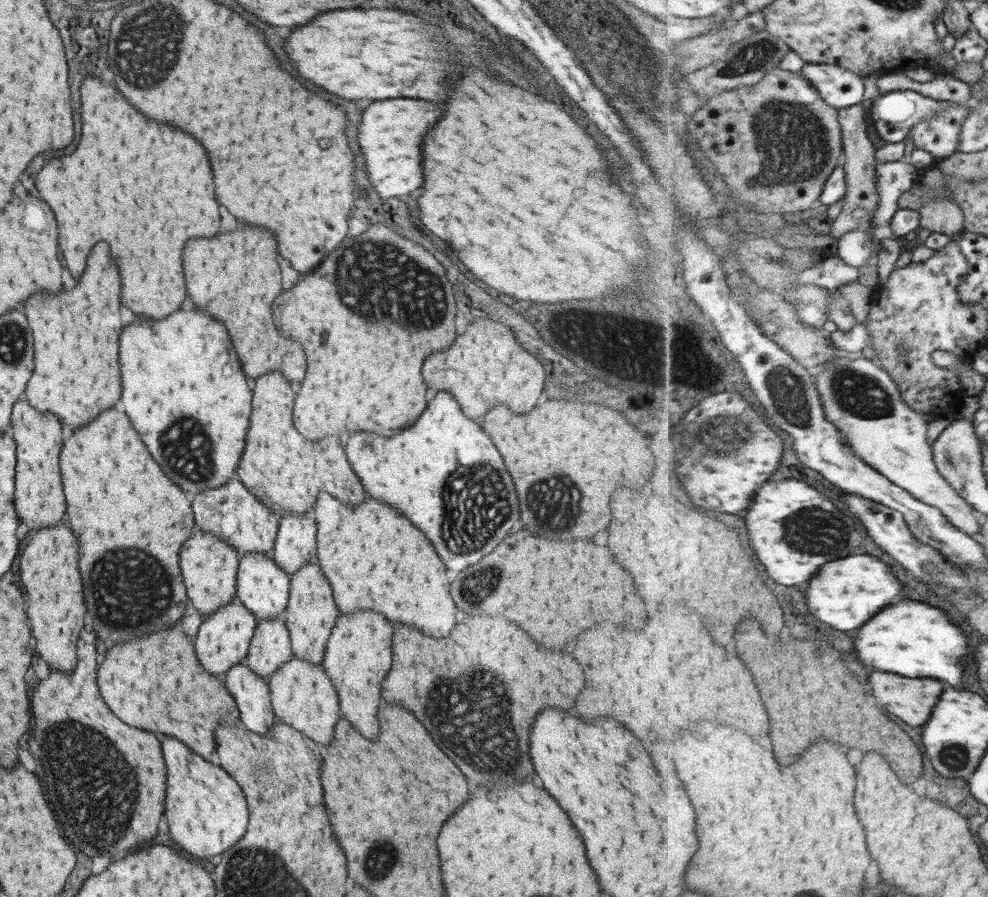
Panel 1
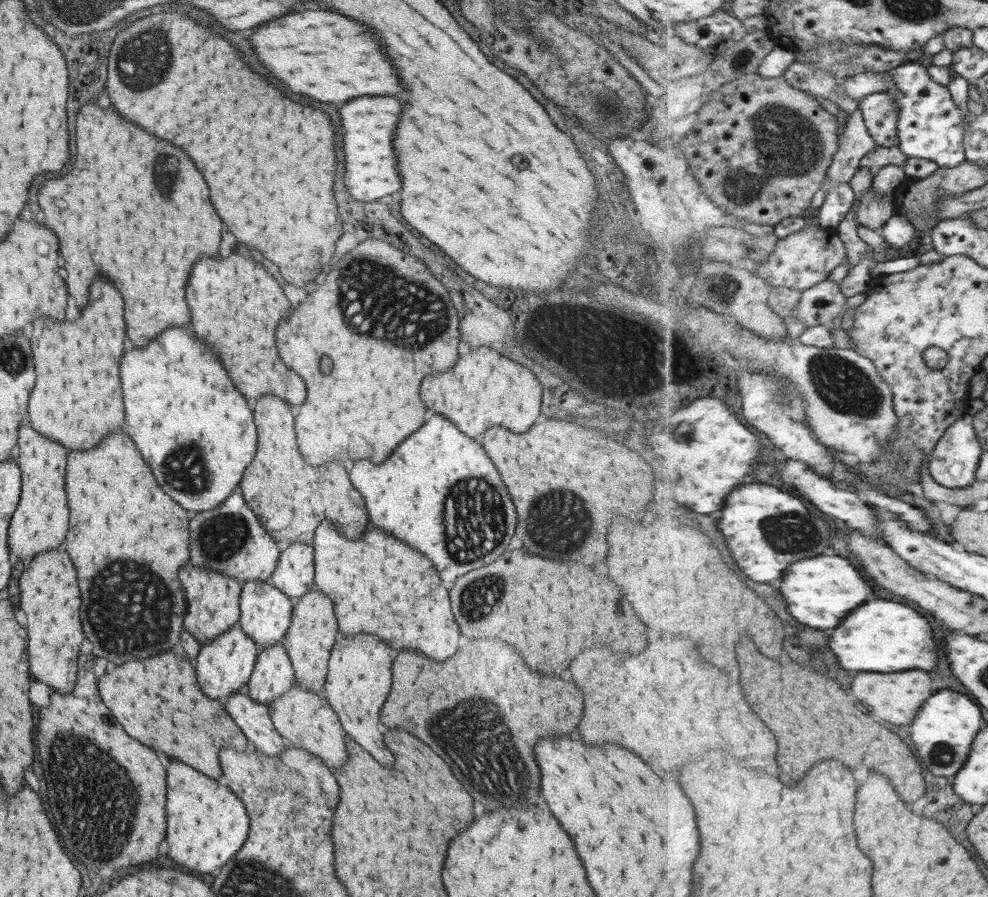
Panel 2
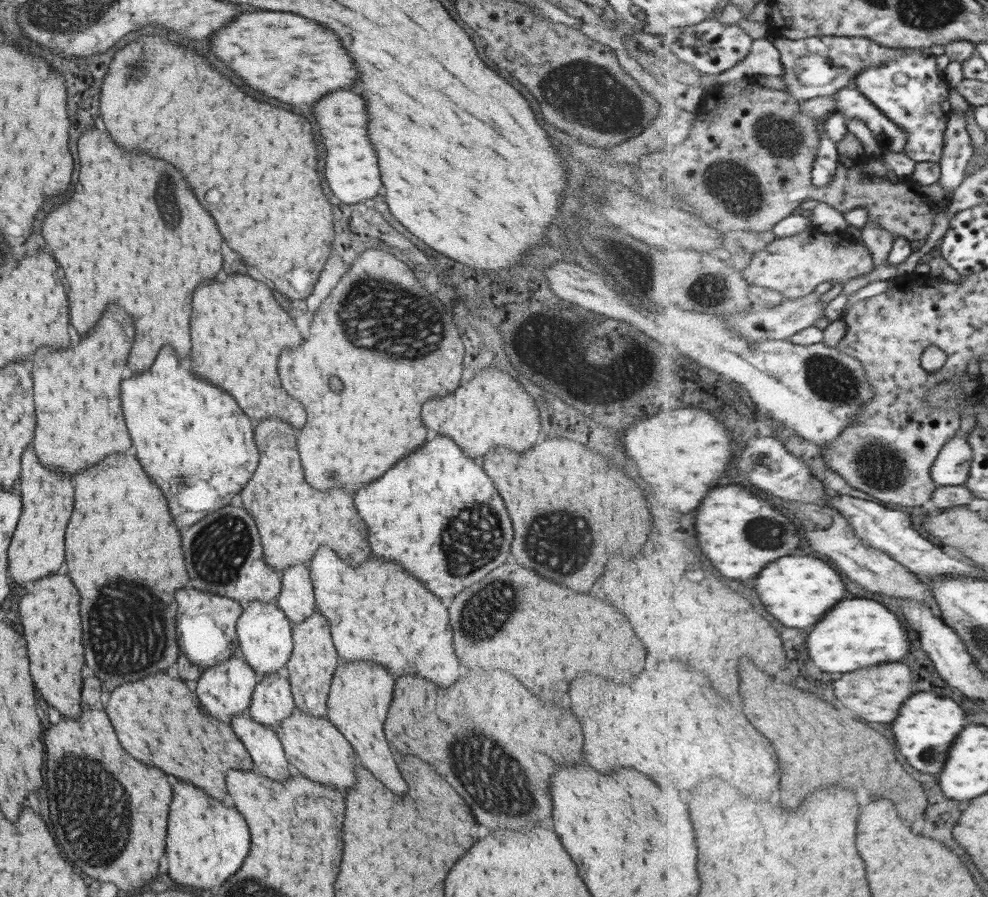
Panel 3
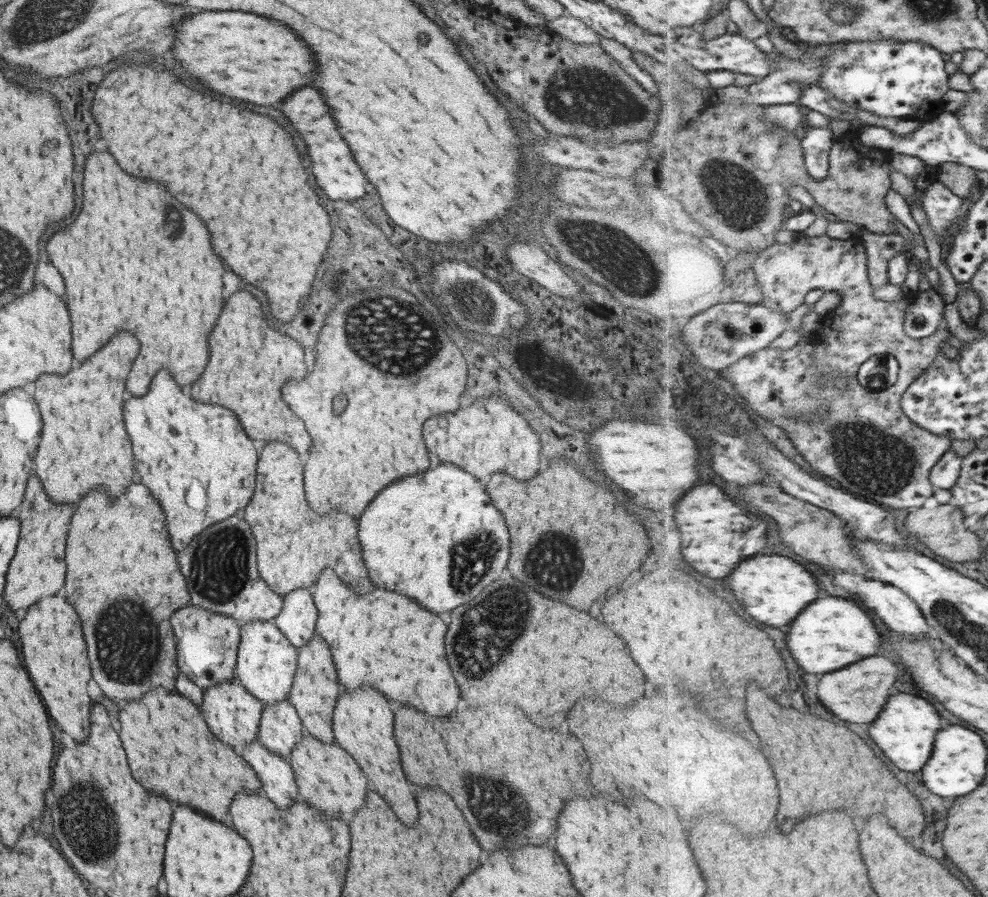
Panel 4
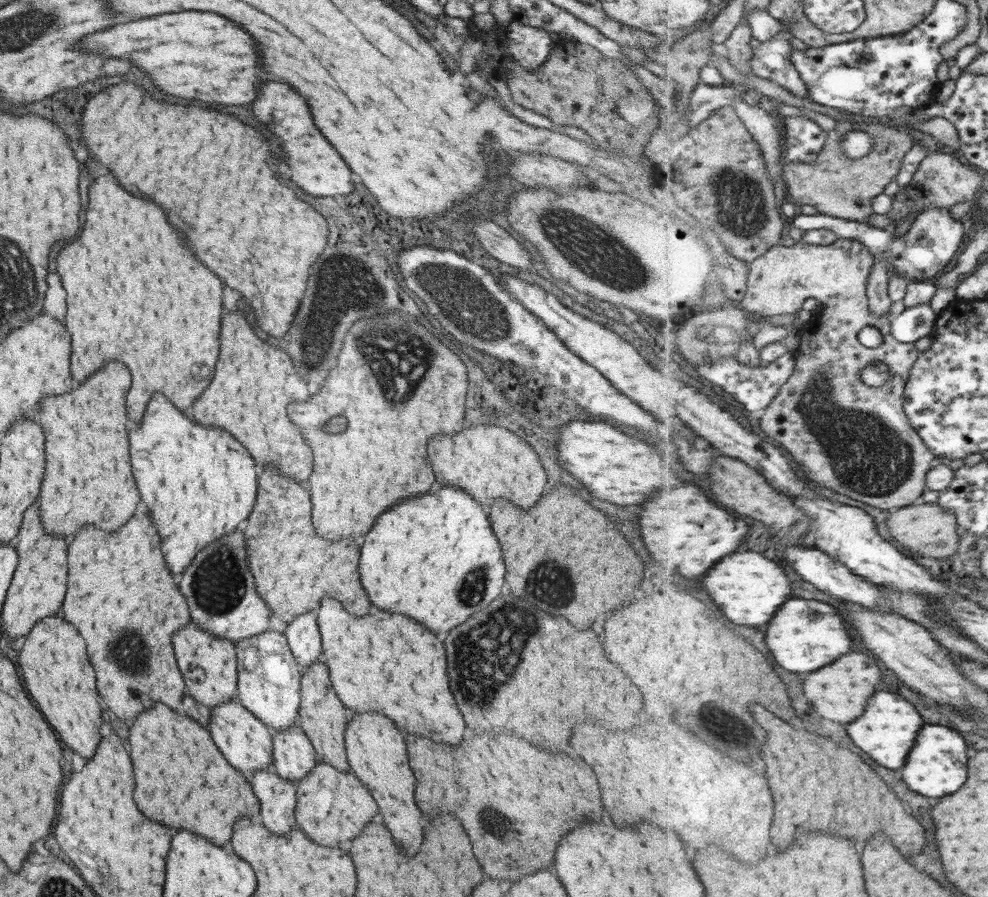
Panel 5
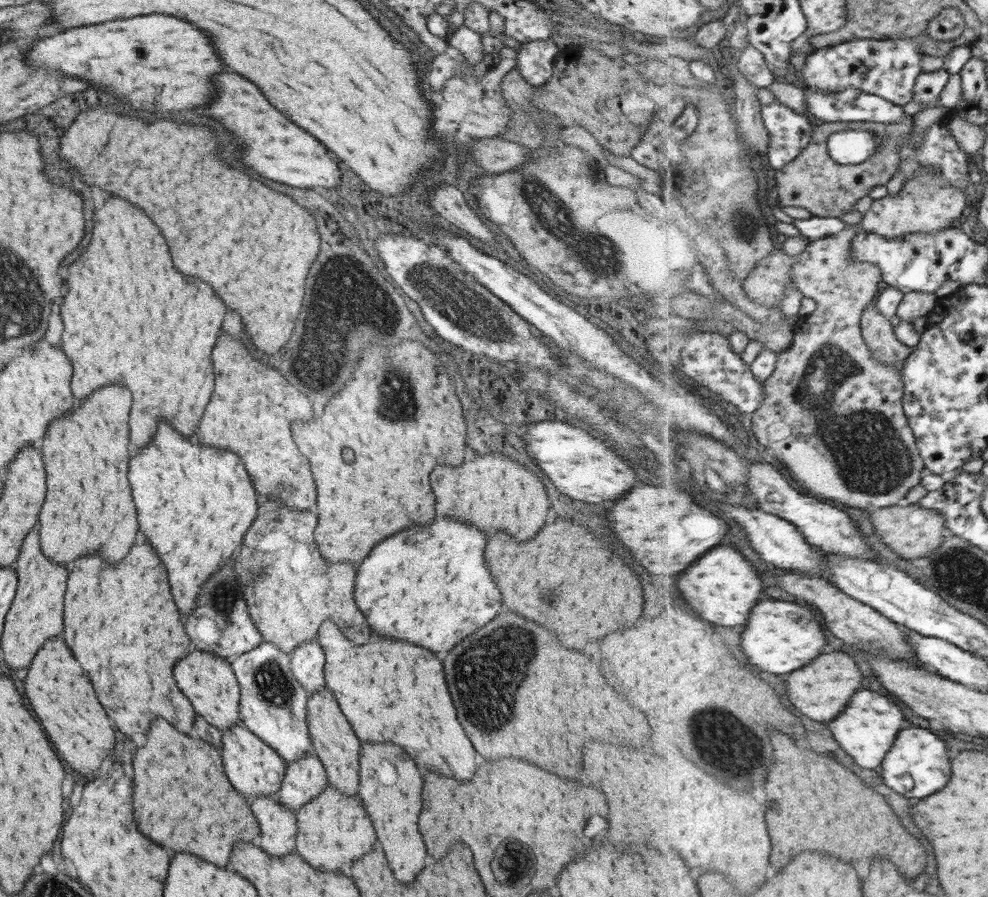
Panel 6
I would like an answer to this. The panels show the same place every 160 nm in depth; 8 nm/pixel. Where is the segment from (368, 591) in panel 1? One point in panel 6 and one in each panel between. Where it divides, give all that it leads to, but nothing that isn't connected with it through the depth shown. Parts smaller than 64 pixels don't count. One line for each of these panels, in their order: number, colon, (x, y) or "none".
2: (377, 585)
3: (376, 612)
4: (384, 640)
5: (385, 662)
6: (393, 691)

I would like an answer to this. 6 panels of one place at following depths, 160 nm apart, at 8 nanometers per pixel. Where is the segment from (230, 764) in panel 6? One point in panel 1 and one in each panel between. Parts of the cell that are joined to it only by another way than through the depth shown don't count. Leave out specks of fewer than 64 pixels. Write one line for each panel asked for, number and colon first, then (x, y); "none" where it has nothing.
1: (223, 639)
2: (224, 664)
3: (224, 690)
4: (232, 714)
5: (244, 740)

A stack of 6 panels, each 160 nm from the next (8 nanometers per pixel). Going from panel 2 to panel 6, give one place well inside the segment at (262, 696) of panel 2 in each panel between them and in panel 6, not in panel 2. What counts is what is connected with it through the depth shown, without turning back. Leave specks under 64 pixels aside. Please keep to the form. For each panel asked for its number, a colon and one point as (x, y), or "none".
3: (271, 701)
4: (279, 730)
5: (293, 757)
6: (303, 779)

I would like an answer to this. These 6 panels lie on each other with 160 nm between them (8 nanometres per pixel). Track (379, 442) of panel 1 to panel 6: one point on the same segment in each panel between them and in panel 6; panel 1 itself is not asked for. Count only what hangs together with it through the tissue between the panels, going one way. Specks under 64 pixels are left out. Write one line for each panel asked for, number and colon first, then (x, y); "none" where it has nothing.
2: (438, 492)
3: (435, 509)
4: (434, 536)
5: (434, 558)
6: (429, 586)

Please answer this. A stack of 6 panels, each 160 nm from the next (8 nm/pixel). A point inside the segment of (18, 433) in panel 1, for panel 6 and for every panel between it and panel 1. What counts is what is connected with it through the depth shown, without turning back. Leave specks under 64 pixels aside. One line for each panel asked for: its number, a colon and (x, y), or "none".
2: (39, 522)
3: (36, 549)
4: (37, 568)
5: (41, 559)
6: (35, 614)

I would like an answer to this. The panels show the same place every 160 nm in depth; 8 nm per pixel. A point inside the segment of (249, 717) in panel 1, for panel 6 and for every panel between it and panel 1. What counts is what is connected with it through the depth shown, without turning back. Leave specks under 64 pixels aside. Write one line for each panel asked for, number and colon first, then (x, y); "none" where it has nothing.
2: (252, 718)
3: (262, 744)
4: (276, 777)
5: (276, 796)
6: (277, 826)

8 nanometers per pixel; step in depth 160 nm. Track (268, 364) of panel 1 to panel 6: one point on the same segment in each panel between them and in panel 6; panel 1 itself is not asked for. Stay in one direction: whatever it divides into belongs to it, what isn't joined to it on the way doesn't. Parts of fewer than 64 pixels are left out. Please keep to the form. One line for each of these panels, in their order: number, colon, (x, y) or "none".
2: (235, 305)
3: (237, 330)
4: (248, 363)
5: (253, 383)
6: (249, 412)

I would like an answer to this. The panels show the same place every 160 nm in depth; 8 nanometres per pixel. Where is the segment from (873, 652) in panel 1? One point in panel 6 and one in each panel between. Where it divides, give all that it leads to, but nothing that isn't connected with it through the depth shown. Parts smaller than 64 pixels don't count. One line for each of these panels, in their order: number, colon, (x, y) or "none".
2: (883, 636)
3: (858, 633)
4: (830, 633)
5: (806, 635)
6: (780, 637)

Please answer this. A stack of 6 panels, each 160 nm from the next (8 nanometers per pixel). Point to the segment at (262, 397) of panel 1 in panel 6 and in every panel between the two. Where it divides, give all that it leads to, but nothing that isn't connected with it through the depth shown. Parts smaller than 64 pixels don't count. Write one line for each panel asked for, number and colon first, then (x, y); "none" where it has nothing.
2: (289, 498)
3: (293, 520)
4: (292, 545)
5: (292, 569)
6: (289, 589)

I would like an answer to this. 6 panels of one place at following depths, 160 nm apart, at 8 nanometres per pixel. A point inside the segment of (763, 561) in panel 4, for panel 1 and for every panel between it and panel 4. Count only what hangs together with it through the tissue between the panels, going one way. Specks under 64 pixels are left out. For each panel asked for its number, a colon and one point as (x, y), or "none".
1: (848, 592)
2: (819, 592)
3: (798, 590)

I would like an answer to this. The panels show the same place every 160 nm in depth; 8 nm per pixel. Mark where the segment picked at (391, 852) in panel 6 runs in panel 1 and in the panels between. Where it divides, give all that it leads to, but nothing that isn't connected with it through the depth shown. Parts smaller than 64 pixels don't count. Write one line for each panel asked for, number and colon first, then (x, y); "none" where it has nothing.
1: (357, 656)
2: (359, 673)
3: (357, 705)
4: (362, 724)
5: (375, 750)

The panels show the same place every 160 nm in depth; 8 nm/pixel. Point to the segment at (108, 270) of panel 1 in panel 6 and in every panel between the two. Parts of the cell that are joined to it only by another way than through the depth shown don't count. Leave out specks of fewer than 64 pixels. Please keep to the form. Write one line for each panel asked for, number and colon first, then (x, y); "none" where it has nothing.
2: (76, 400)
3: (76, 391)
4: (83, 446)
5: (87, 480)
6: (87, 493)

